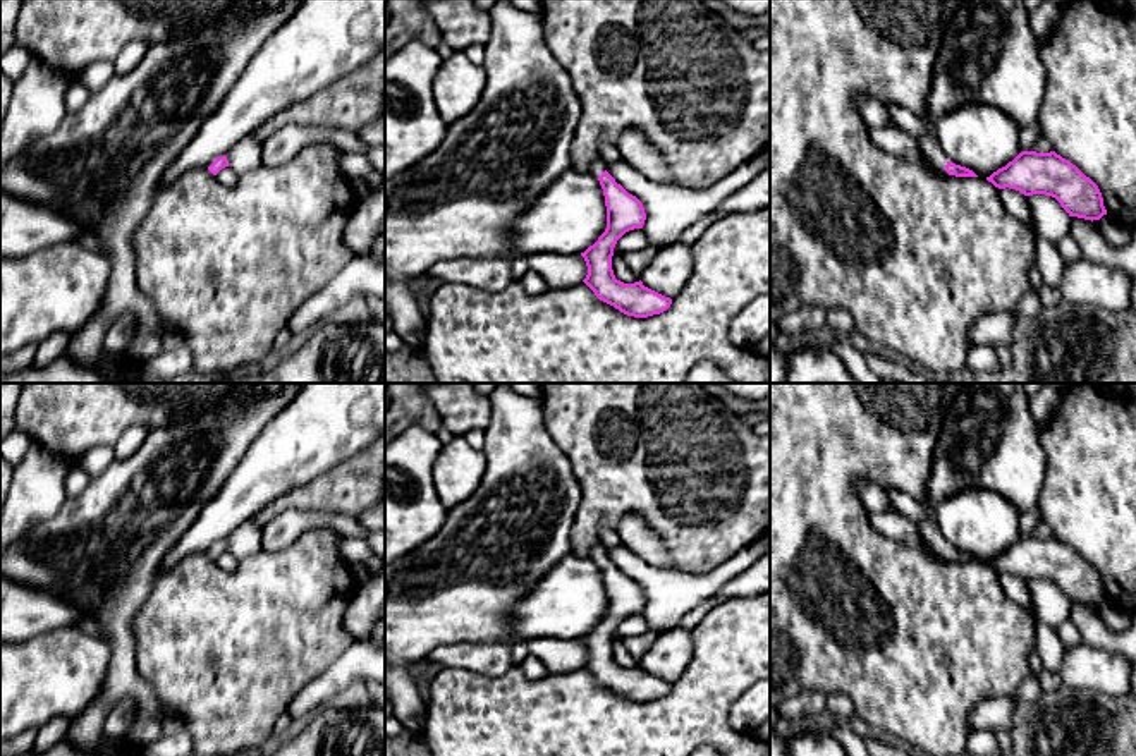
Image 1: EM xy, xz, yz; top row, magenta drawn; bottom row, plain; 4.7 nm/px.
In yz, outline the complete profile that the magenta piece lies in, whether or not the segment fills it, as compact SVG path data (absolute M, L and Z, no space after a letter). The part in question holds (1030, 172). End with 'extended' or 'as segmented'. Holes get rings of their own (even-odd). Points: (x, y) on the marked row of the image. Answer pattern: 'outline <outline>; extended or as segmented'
outline M1021 151L986 180L999 189L1016 189L1024 196L1052 196L1069 216L1093 222L1107 215L1098 186L1055 151Z; as segmented

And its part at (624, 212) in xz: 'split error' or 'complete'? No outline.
split error

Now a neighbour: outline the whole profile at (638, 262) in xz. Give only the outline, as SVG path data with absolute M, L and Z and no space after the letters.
M648 246L646 249L629 251L629 253L624 253L620 256L626 259L627 266L634 271L638 280L641 280L644 270L648 268L648 265L655 258L655 254L657 254L657 247Z

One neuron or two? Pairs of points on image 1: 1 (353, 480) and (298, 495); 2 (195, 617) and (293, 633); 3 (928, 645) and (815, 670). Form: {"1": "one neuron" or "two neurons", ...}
{"1": "one neuron", "2": "one neuron", "3": "one neuron"}

